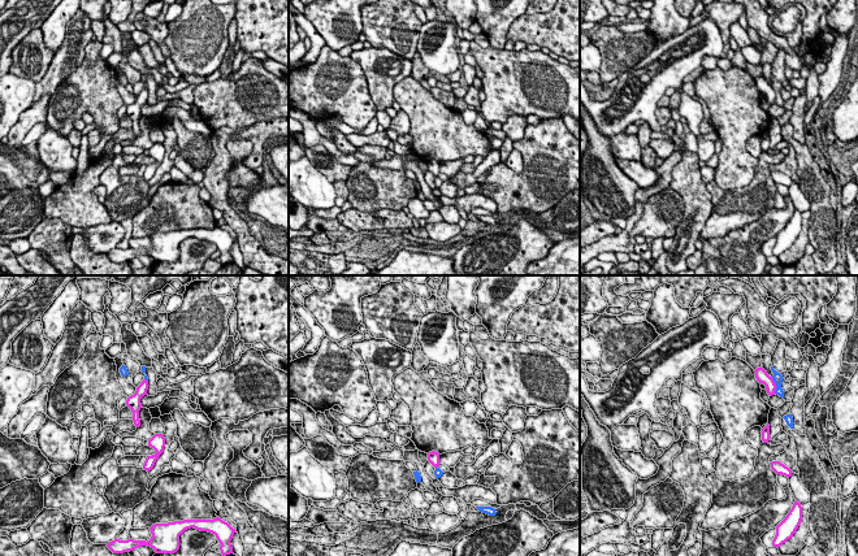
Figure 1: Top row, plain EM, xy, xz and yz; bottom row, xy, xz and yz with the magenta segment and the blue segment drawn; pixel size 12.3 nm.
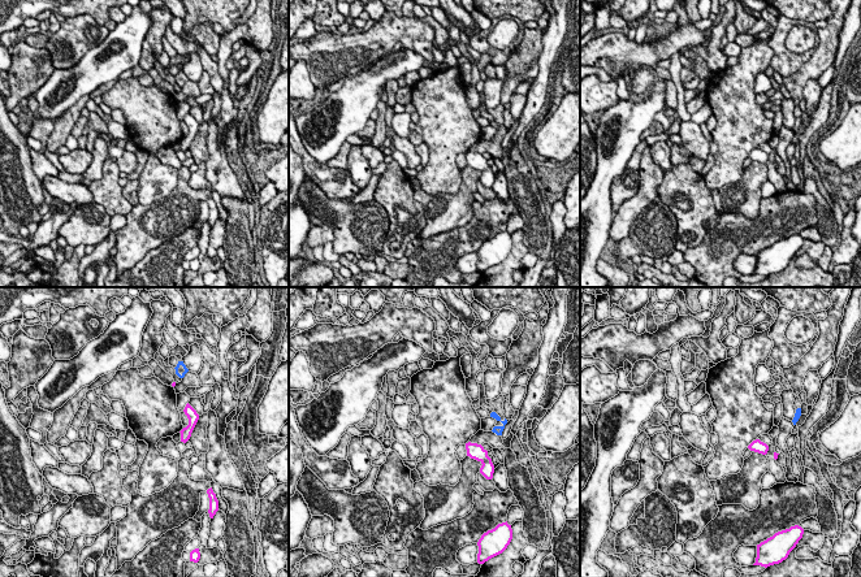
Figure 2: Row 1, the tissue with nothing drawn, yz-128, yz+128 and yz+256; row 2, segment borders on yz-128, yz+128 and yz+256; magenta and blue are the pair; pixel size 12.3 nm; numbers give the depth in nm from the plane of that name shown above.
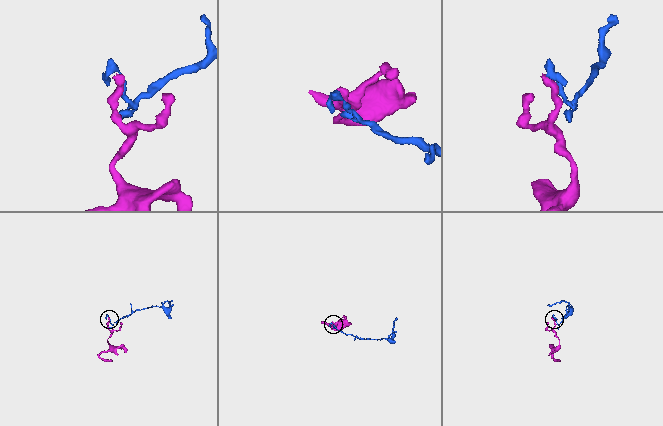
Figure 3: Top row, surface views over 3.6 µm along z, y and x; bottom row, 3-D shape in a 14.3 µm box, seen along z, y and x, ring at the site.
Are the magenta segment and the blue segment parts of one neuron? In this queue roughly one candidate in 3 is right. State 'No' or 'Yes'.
No

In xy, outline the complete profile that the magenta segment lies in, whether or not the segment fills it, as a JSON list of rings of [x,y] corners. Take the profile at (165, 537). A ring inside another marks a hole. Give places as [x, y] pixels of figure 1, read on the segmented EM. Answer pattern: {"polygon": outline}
{"polygon": [[[220,517],[213,520],[183,520],[168,524],[155,524],[150,527],[152,537],[147,542],[134,539],[120,540],[116,538],[109,542],[107,547],[113,553],[130,552],[142,546],[153,548],[156,553],[174,553],[179,550],[179,535],[191,527],[214,534],[221,544],[220,551],[222,556],[233,553],[230,540],[237,530]]]}

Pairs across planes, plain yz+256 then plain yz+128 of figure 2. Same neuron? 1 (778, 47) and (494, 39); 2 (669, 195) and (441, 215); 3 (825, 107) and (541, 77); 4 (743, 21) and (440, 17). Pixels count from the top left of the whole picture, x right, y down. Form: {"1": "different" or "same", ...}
{"1": "different", "2": "different", "3": "same", "4": "different"}

